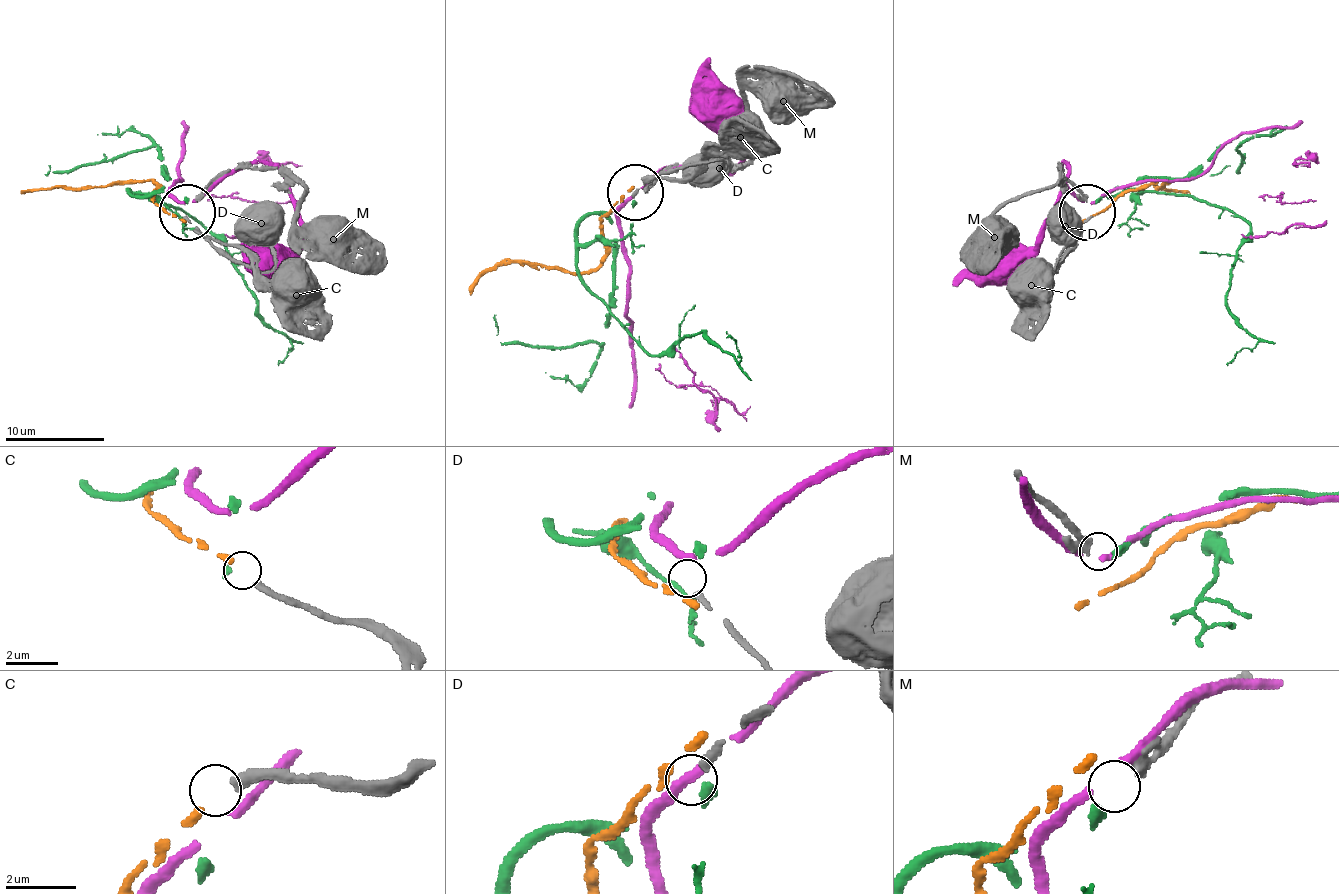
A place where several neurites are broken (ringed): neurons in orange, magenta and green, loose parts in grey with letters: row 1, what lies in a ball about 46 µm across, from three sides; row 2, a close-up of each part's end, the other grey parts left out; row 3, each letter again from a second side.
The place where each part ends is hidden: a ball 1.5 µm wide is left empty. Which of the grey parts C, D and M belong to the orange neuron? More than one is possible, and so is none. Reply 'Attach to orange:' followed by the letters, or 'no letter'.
Attach to orange: C

